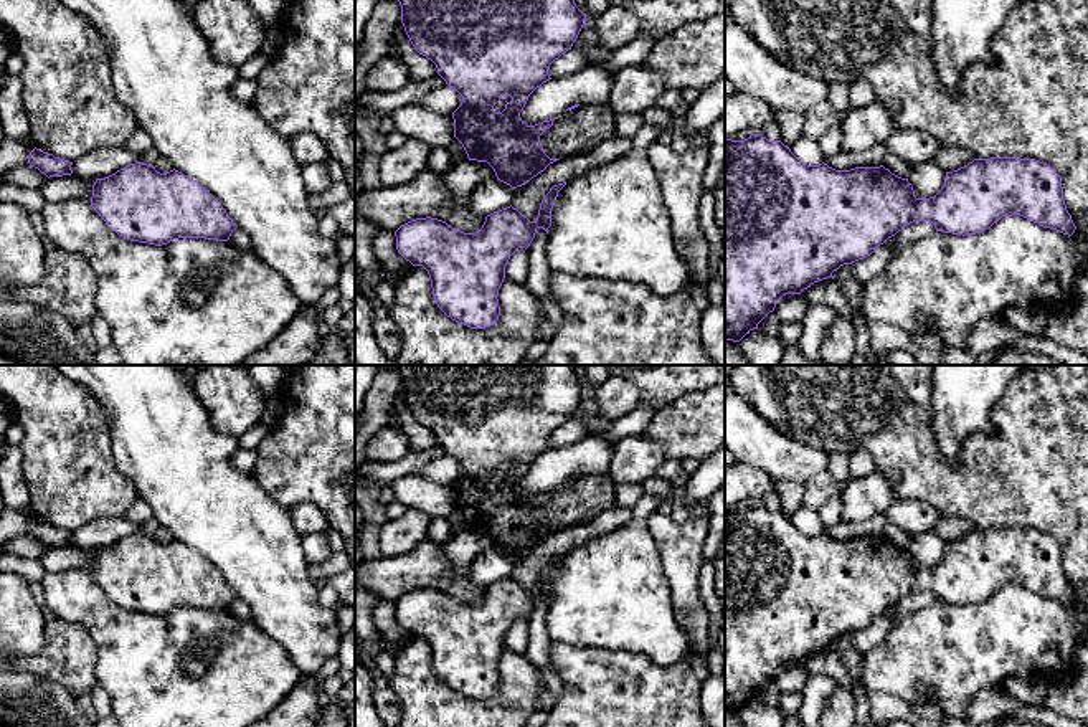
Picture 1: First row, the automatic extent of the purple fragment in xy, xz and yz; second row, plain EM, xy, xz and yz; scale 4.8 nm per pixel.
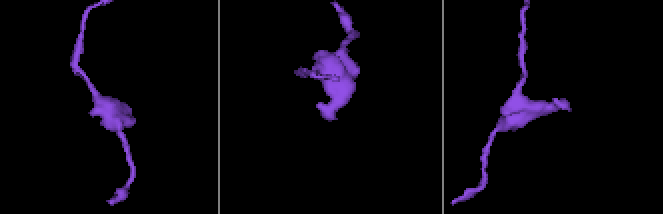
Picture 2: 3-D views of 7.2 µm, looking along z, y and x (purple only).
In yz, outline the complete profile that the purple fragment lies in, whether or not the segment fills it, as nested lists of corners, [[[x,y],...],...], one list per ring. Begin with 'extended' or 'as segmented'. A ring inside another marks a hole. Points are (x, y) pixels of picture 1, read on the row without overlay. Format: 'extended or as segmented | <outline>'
as segmented | [[[761,504],[745,511],[725,509],[725,710],[740,712],[758,699],[783,666],[801,664],[814,653],[832,648],[840,636],[870,626],[913,592],[931,592],[936,601],[966,606],[986,601],[1009,583],[1068,606],[1076,600],[1063,570],[1062,547],[1035,529],[974,529],[946,542],[944,555],[934,567],[916,568],[908,549],[883,535],[835,540],[824,532],[802,534],[781,511],[768,511]]]

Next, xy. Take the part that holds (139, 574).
as segmented | [[[142,532],[130,534],[109,547],[96,549],[91,577],[119,606],[155,616],[178,608],[228,611],[238,598],[221,573],[196,550],[175,539],[160,544],[154,535]]]

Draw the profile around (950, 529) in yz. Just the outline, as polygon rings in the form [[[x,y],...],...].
[[[941,517],[933,527],[933,532],[941,537],[944,542],[958,540],[976,527],[971,520],[961,517]]]

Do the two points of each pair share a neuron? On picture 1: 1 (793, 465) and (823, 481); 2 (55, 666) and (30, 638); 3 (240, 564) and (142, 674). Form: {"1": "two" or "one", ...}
{"1": "two", "2": "two", "3": "two"}

